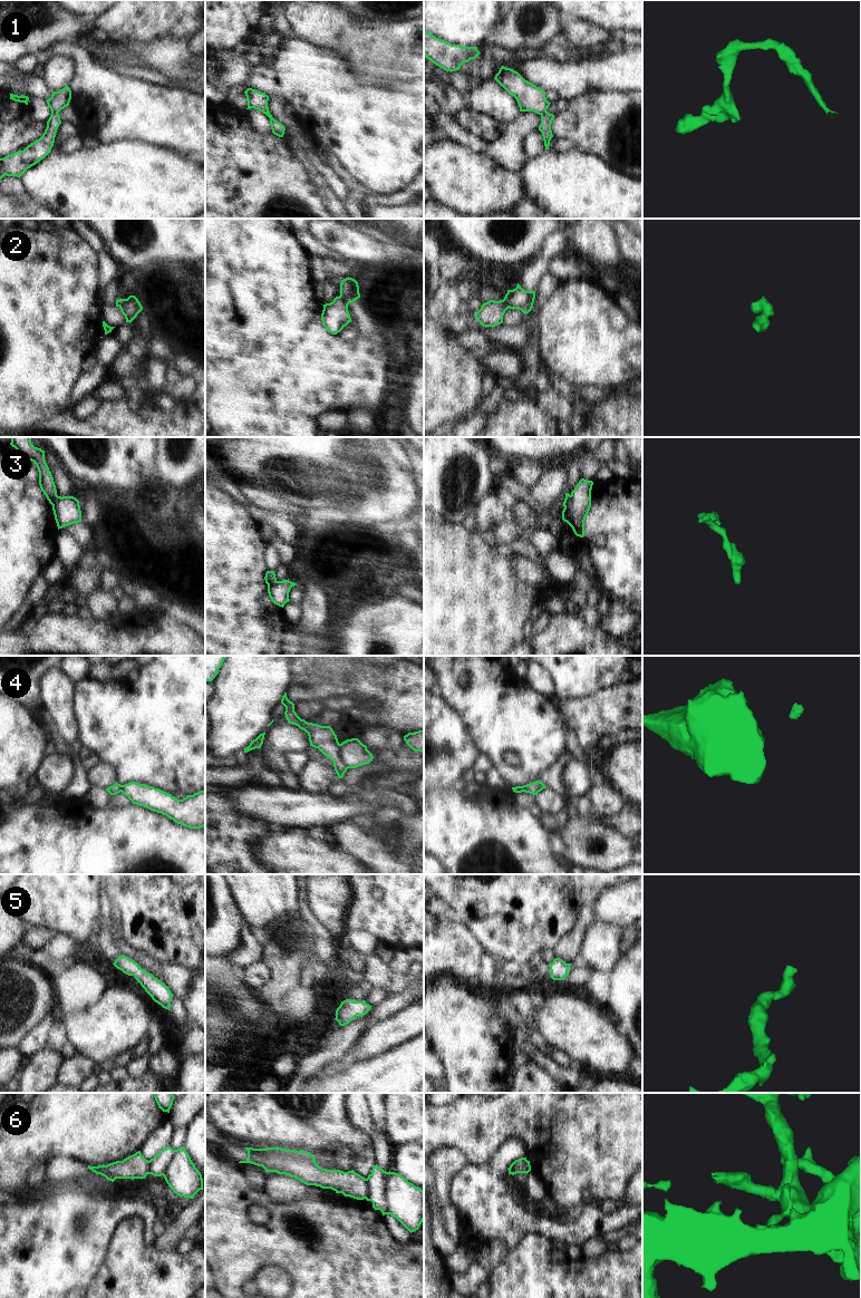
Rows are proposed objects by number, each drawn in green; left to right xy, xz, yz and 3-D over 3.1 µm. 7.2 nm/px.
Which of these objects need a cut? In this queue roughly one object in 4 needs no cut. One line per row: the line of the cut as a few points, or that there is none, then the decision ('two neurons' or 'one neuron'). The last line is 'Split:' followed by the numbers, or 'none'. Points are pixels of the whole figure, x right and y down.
1: cut xy (57, 112), (51, 114); two neurons
2: cut xz (339, 296), (347, 304); two neurons
3: cut xz (277, 581), (268, 585); two neurons
4: cut xz (338, 744), (338, 755), (348, 767); two neurons
5: cut none; one neuron
6: cut xz (365, 1179), (367, 1188), (366, 1198); two neurons
Split: 1, 2, 3, 4, 6

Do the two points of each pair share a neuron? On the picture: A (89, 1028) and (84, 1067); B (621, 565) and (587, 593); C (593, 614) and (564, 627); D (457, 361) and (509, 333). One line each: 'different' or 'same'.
A: different
B: different
C: different
D: different

